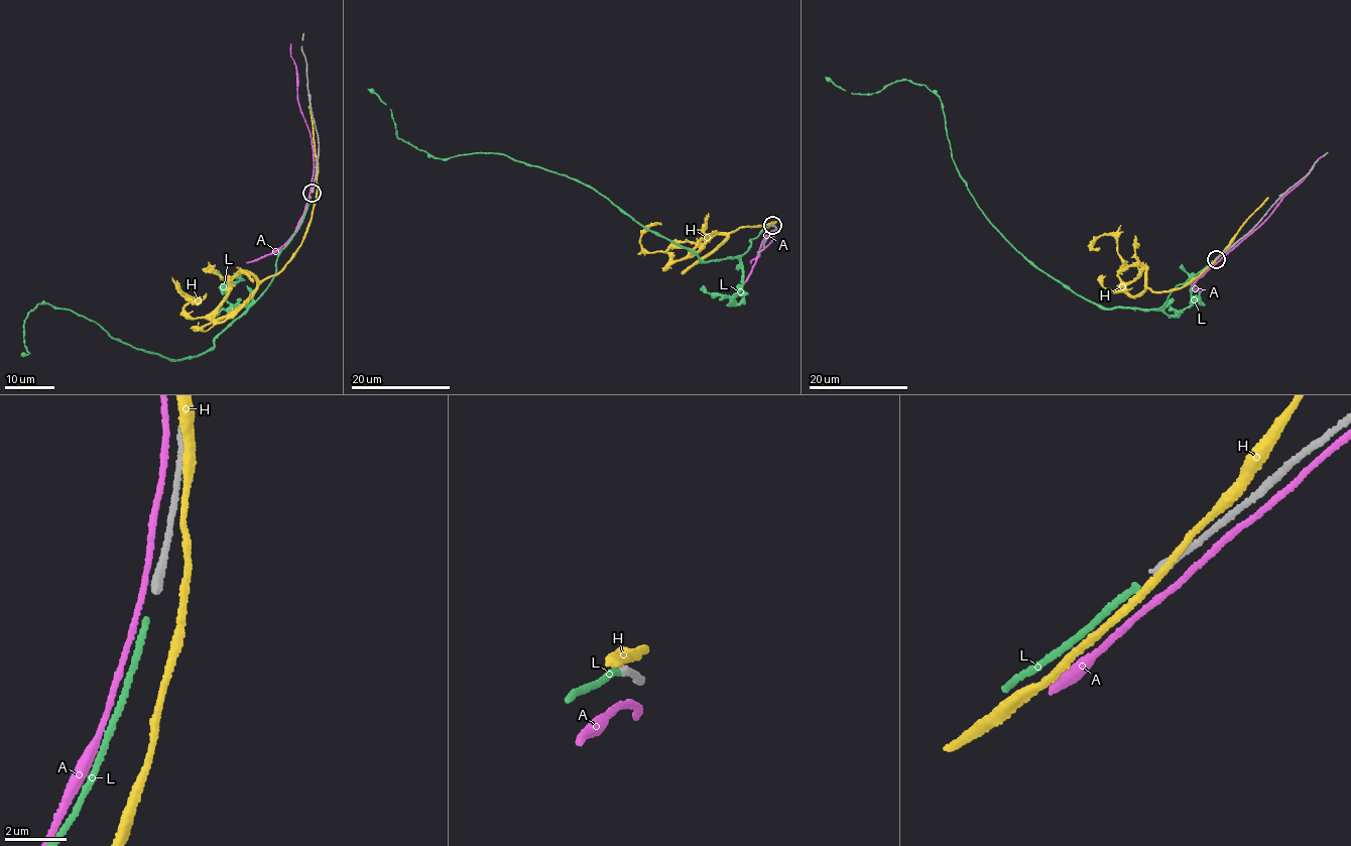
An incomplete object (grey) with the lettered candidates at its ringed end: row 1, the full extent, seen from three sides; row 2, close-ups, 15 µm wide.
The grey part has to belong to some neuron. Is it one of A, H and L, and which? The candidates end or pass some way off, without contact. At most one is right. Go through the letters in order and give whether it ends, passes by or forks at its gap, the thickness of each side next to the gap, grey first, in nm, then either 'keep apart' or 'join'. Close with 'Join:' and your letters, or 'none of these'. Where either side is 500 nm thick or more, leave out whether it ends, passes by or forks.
A: it passes by | 280/180 nm | keep apart
H: it passes by | 280/220 nm | keep apart
L: it ends | 280/190 nm | join
Join: L

